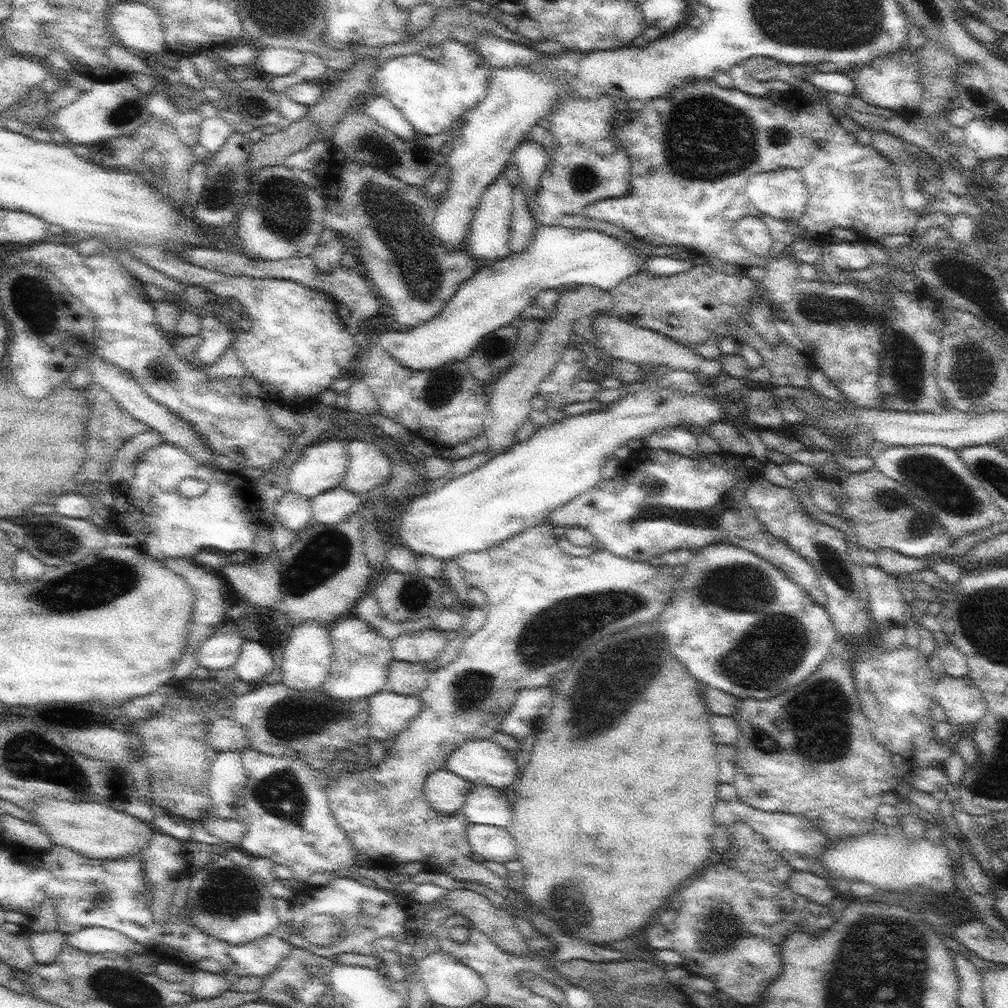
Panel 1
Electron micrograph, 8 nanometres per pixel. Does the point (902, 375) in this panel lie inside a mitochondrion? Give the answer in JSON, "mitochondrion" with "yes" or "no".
{"mitochondrion":"yes"}

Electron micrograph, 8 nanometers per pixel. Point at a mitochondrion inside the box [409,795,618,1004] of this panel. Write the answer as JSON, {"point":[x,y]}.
{"point":[572,908]}

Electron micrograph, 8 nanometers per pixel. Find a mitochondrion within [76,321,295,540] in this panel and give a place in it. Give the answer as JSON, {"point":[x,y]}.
{"point":[163,372]}

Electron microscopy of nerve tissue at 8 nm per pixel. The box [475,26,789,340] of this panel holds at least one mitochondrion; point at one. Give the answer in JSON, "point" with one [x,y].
{"point":[582,179]}

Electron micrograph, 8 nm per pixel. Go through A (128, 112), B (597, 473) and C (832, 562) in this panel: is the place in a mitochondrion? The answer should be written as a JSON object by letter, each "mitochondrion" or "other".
{"A":"mitochondrion","B":"other","C":"mitochondrion"}

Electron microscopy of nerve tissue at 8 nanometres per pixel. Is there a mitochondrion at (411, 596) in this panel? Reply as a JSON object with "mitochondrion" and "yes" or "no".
{"mitochondrion":"yes"}

